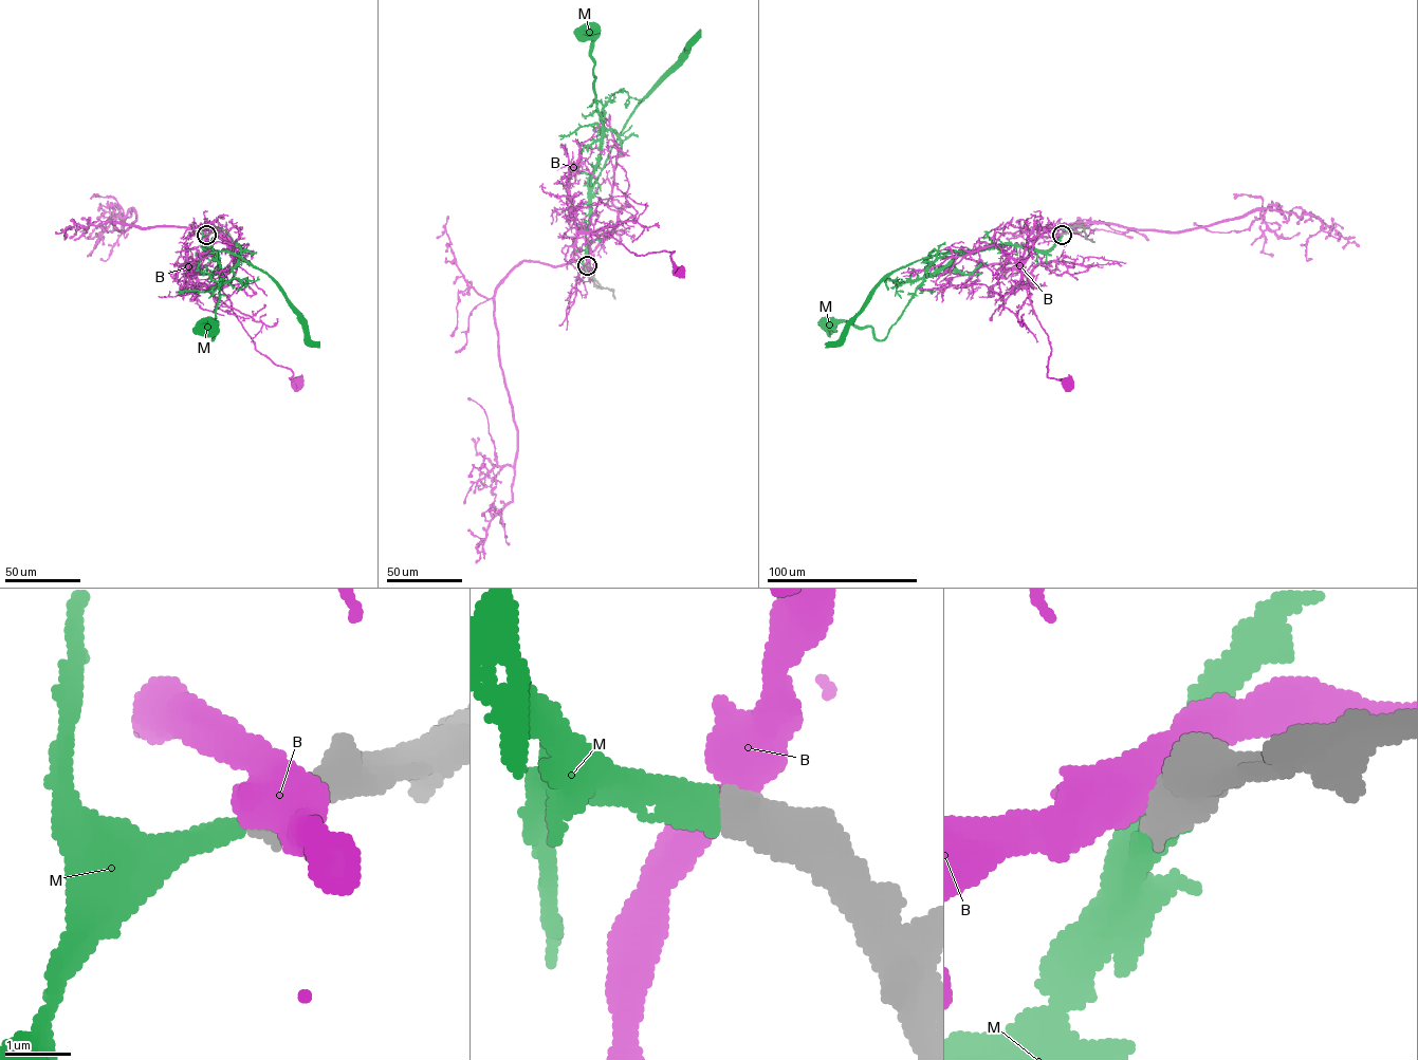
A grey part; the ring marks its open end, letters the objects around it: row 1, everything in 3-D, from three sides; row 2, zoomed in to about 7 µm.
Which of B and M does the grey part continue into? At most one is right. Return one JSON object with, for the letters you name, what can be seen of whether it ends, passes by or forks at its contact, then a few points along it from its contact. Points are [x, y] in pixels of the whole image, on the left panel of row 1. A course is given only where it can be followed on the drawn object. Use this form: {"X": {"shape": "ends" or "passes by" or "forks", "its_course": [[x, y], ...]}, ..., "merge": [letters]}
{"M": {"shape": "ends", "its_course": [[206, 235], [202, 246], [204, 250], [207, 245], [217, 257], [220, 273], [214, 339], [212, 326]]}, "merge": ["M"]}

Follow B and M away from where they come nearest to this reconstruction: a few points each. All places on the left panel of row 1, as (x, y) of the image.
B: (206, 234), (213, 231), (229, 249), (235, 272), (222, 291), (256, 350), (289, 368), (290, 378), (298, 383)
M: (206, 235), (202, 246), (204, 250), (207, 245), (217, 257), (220, 273), (214, 339), (212, 326)

